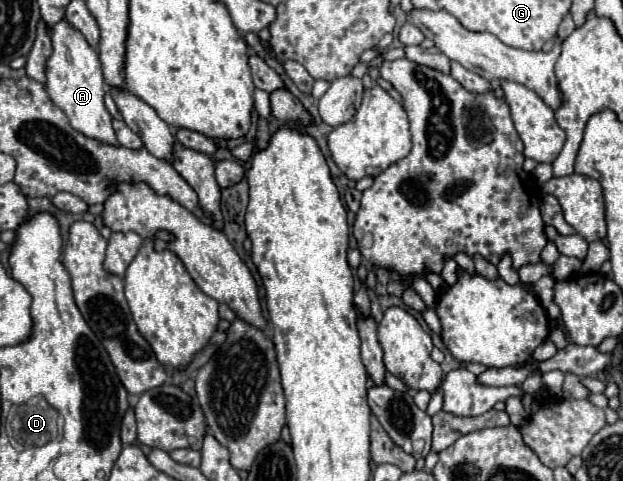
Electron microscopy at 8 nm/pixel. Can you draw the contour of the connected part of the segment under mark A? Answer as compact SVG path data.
M59 21L53 27L53 55L47 61L47 91L57 107L65 111L69 123L75 131L83 133L89 139L101 141L105 145L119 147L117 135L111 125L111 113L103 105L103 75L101 75L101 61L97 51L83 39L83 35L67 25L67 21Z

